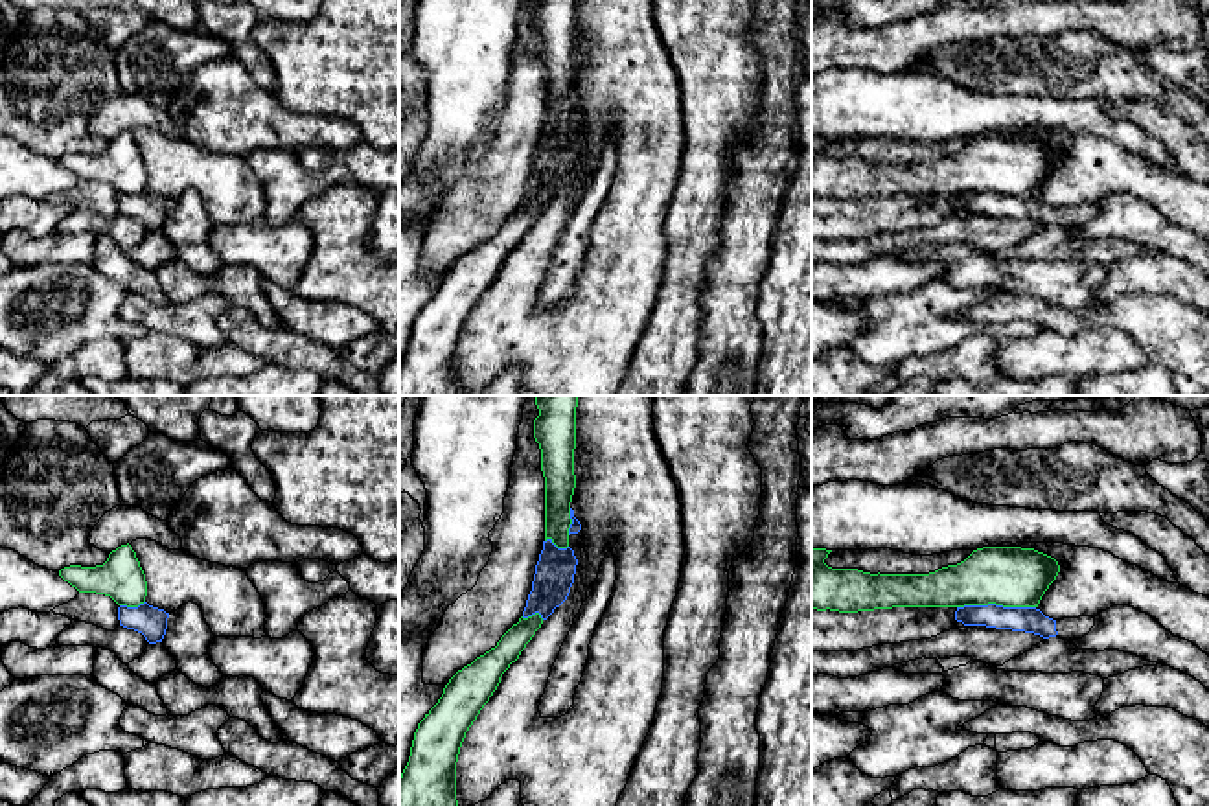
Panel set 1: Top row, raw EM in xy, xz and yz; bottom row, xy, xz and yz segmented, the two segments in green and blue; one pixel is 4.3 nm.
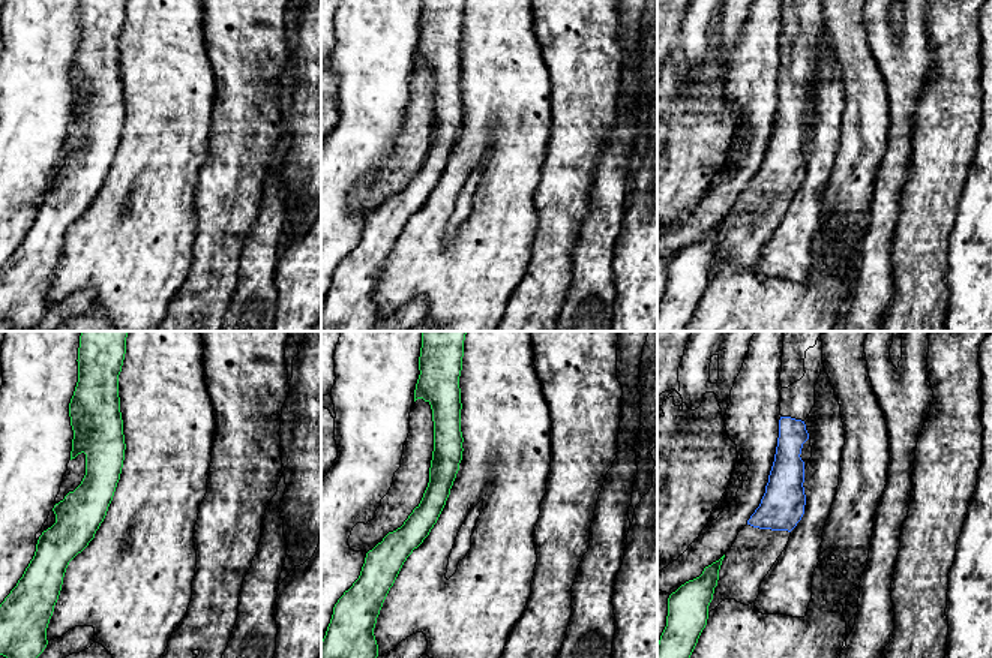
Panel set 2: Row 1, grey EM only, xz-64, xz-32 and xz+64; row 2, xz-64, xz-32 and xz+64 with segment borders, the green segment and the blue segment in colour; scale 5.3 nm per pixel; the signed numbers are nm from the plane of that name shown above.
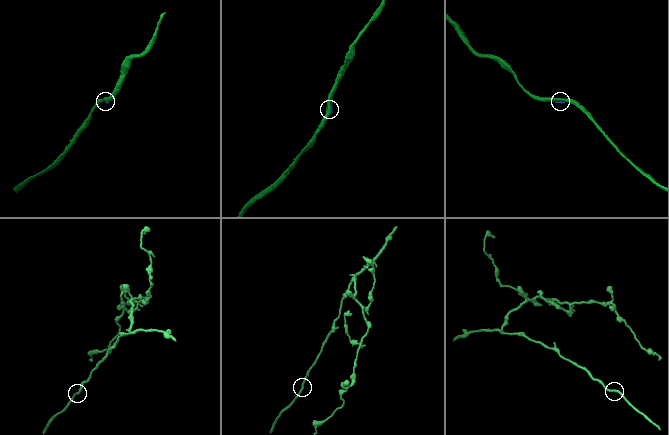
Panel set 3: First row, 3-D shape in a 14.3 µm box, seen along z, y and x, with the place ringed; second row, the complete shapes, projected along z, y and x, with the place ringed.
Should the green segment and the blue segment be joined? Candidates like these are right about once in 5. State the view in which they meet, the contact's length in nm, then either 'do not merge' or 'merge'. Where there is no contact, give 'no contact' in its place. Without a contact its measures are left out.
contact in yz; length 340 nm; do not merge

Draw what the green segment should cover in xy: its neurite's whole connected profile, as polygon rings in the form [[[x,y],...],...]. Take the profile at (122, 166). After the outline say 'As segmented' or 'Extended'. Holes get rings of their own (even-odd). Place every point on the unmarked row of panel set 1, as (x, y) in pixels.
[[[129,131],[112,138],[103,153],[70,153],[59,164],[79,180],[105,182],[118,193],[138,195],[147,184],[145,162]]]. As segmented

